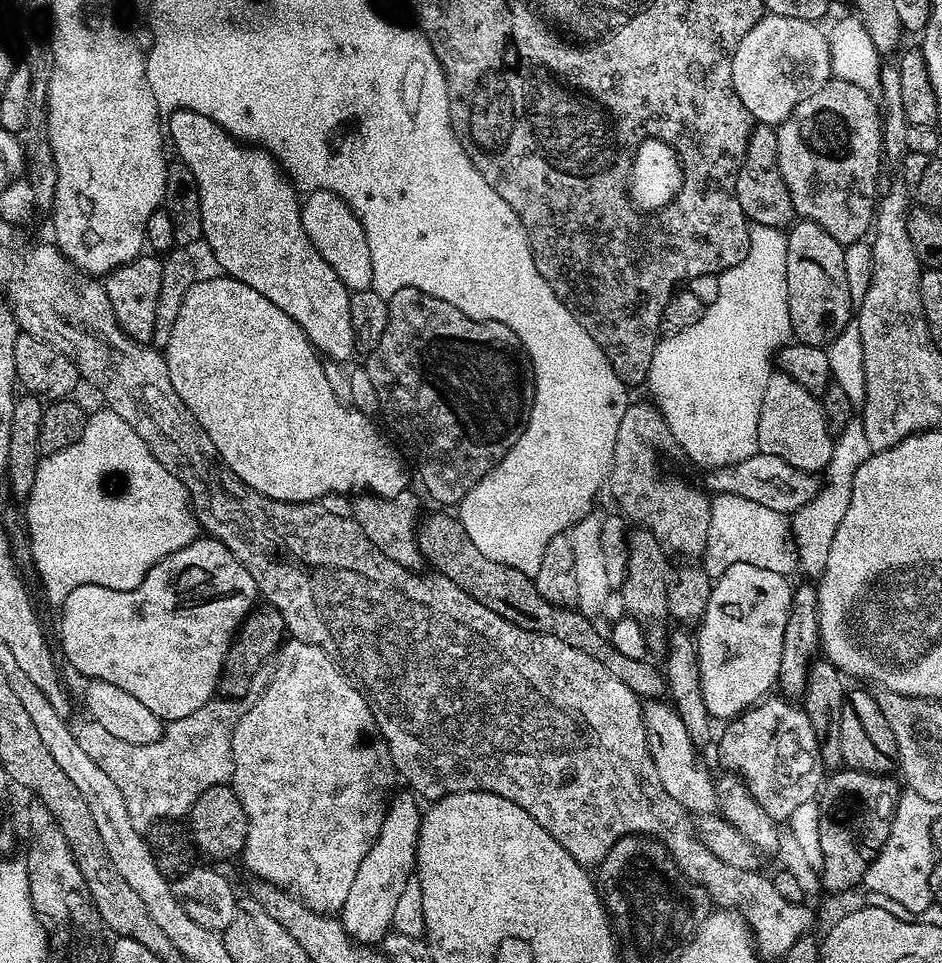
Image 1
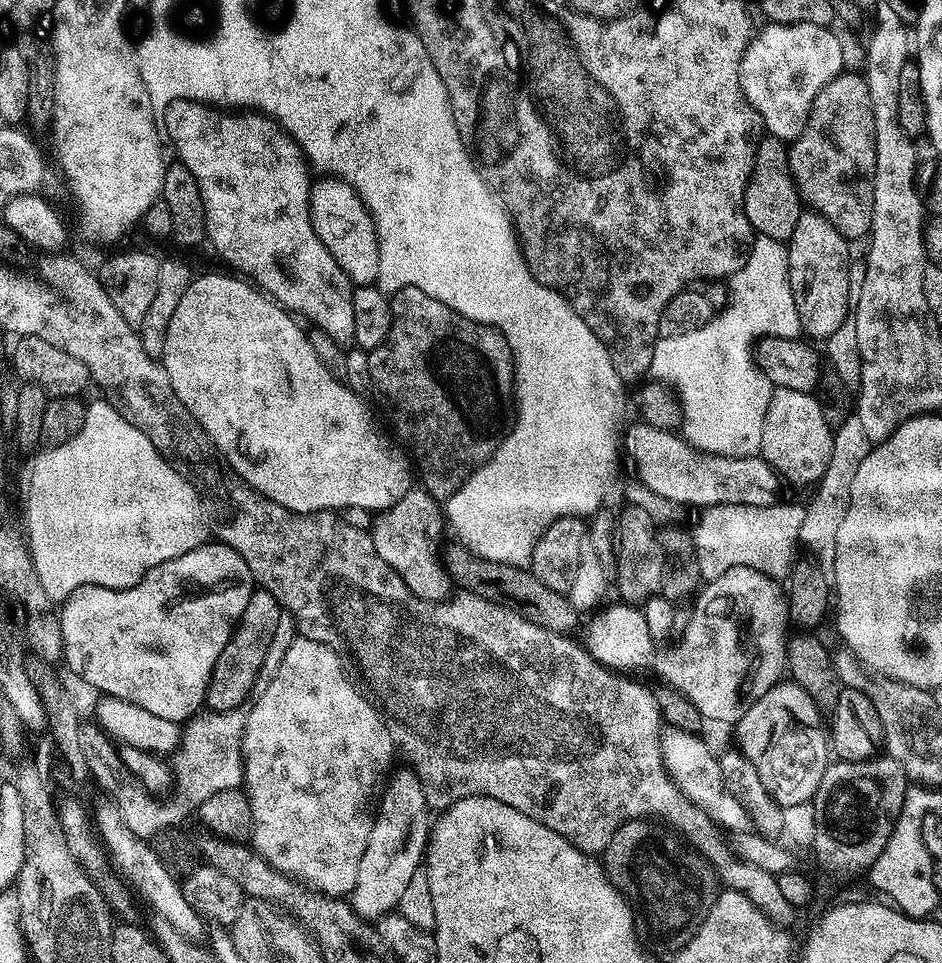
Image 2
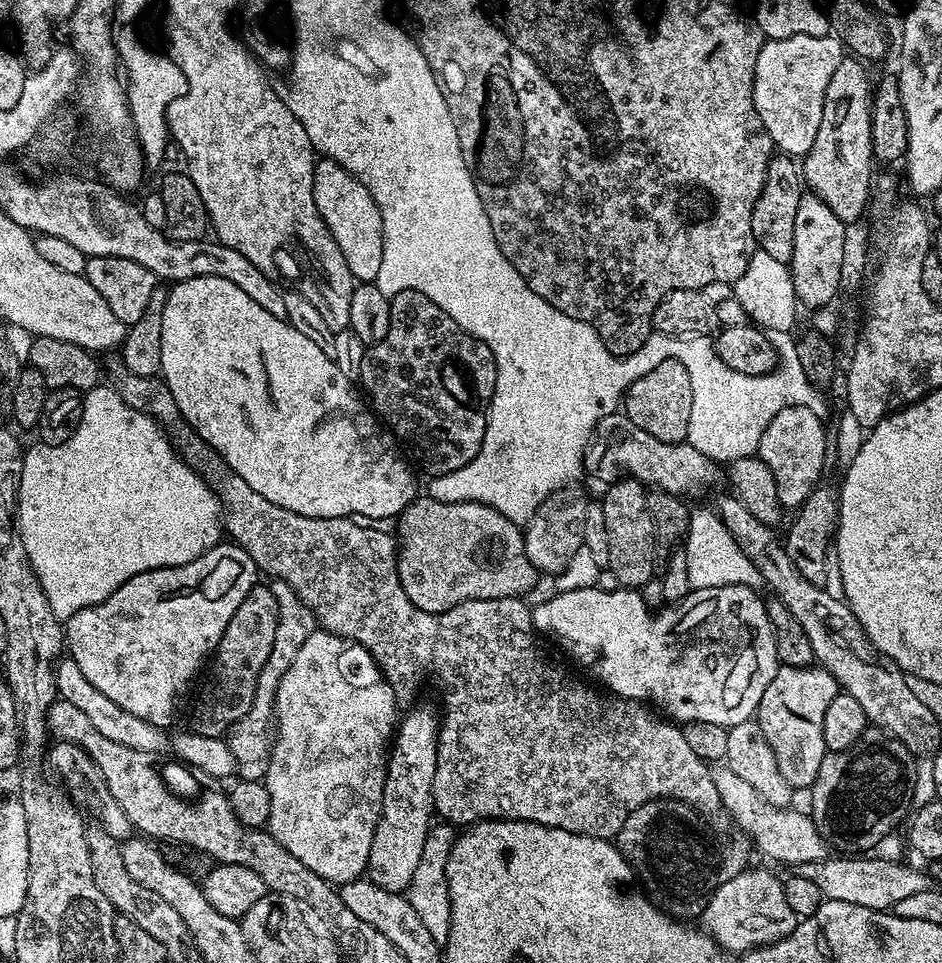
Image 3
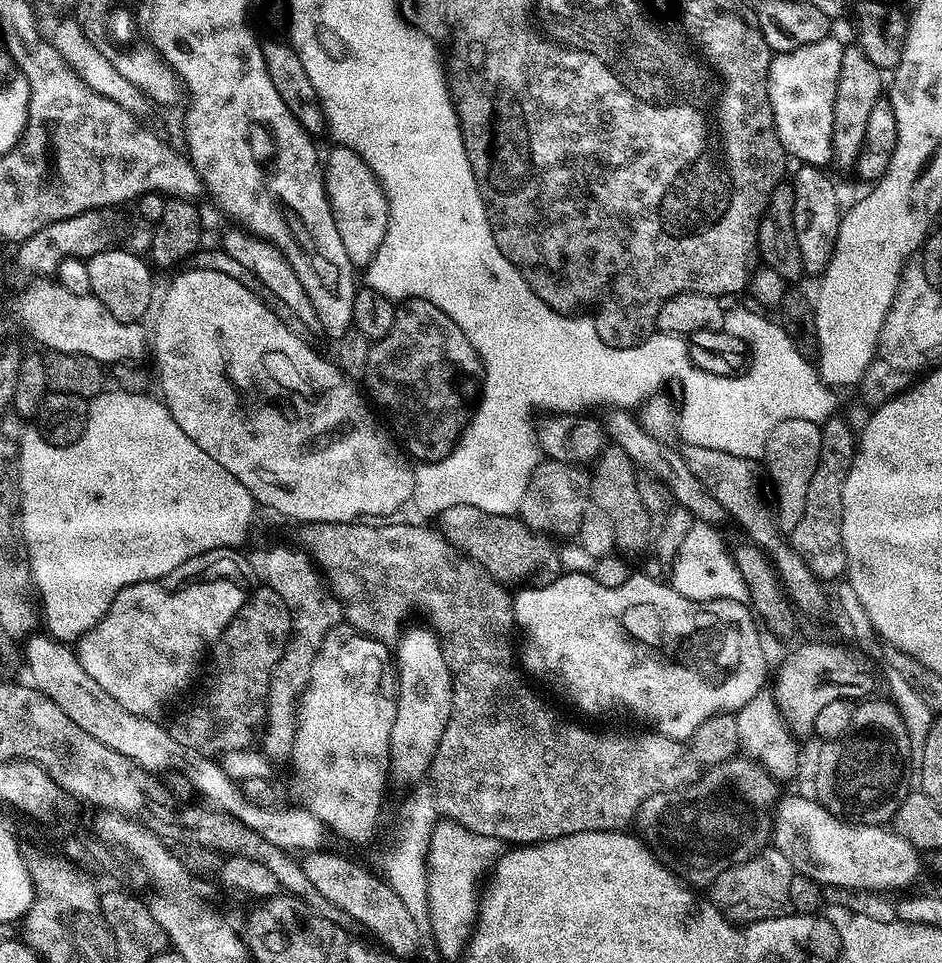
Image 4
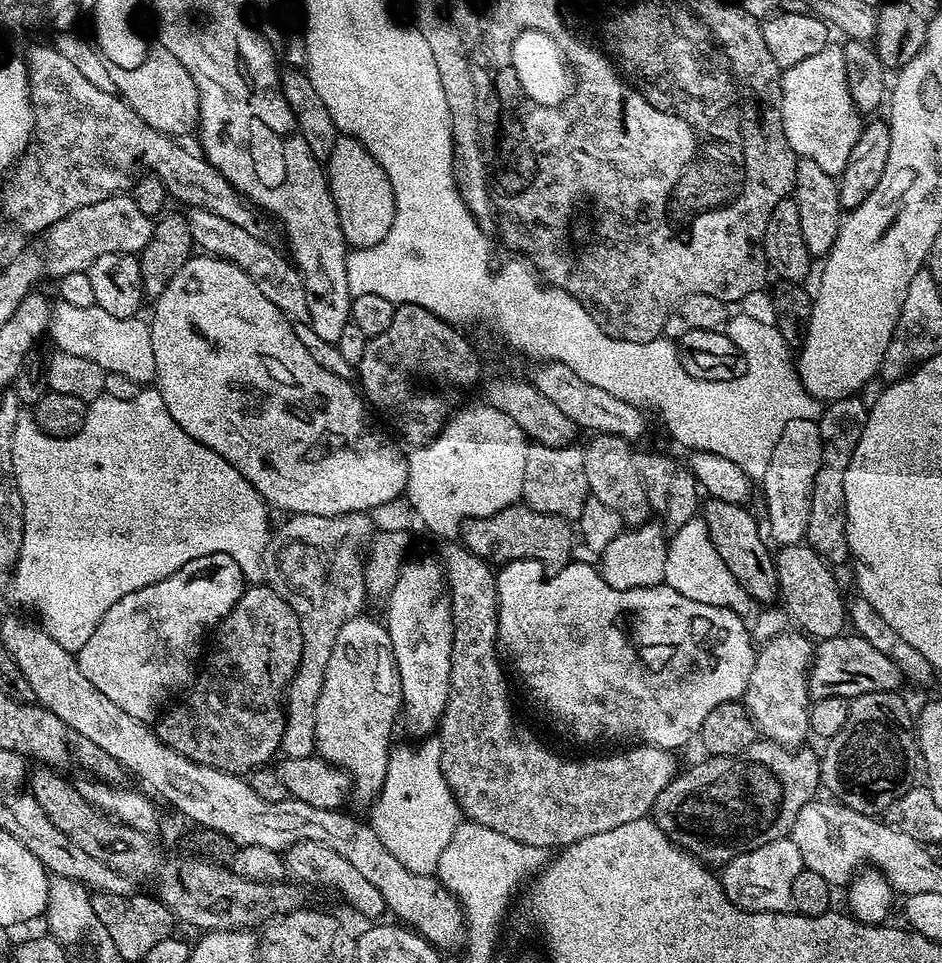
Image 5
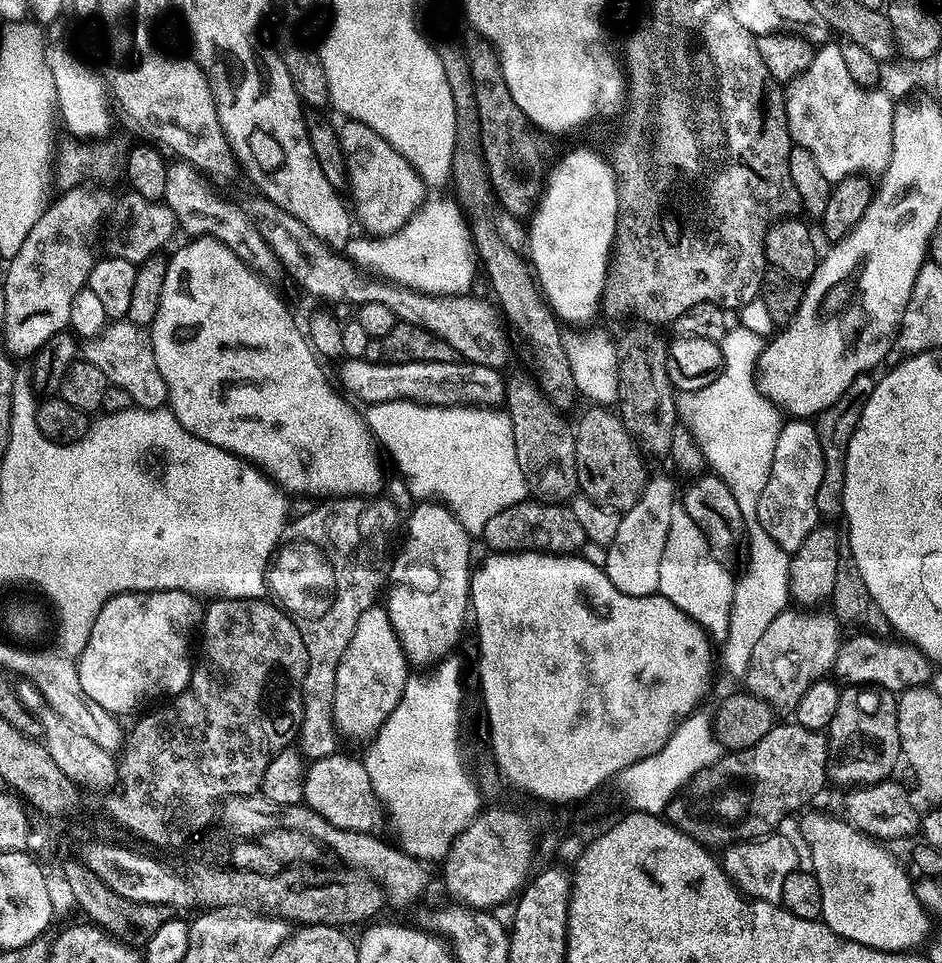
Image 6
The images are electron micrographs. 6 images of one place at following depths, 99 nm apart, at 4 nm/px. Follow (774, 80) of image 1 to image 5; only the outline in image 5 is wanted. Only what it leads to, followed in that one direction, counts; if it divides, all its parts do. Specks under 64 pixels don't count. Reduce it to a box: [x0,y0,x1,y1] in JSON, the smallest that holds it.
[780,47,862,177]

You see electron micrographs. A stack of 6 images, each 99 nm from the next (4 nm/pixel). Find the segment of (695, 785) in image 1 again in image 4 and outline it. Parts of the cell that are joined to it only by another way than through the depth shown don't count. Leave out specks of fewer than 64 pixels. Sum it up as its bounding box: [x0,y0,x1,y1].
[771,796,922,892]

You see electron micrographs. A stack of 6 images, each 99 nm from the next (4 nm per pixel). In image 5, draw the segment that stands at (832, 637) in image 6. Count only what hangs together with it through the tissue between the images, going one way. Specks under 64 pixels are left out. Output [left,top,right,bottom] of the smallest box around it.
[742,631,814,746]

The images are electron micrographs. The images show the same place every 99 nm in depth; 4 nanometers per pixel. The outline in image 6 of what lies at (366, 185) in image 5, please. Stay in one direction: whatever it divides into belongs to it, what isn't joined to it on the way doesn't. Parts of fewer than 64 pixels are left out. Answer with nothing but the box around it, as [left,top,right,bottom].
[338,119,426,238]

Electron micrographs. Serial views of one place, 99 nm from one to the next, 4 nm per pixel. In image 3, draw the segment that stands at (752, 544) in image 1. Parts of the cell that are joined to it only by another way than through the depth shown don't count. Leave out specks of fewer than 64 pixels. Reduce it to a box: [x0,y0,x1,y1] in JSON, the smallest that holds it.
[682,507,761,590]

